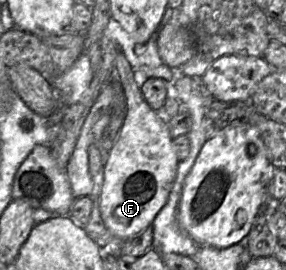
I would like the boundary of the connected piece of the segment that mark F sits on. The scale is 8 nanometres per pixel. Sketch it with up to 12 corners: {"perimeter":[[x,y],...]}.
{"perimeter":[[122,50],[126,115],[106,157],[100,212],[119,240],[153,224],[178,158]]}

